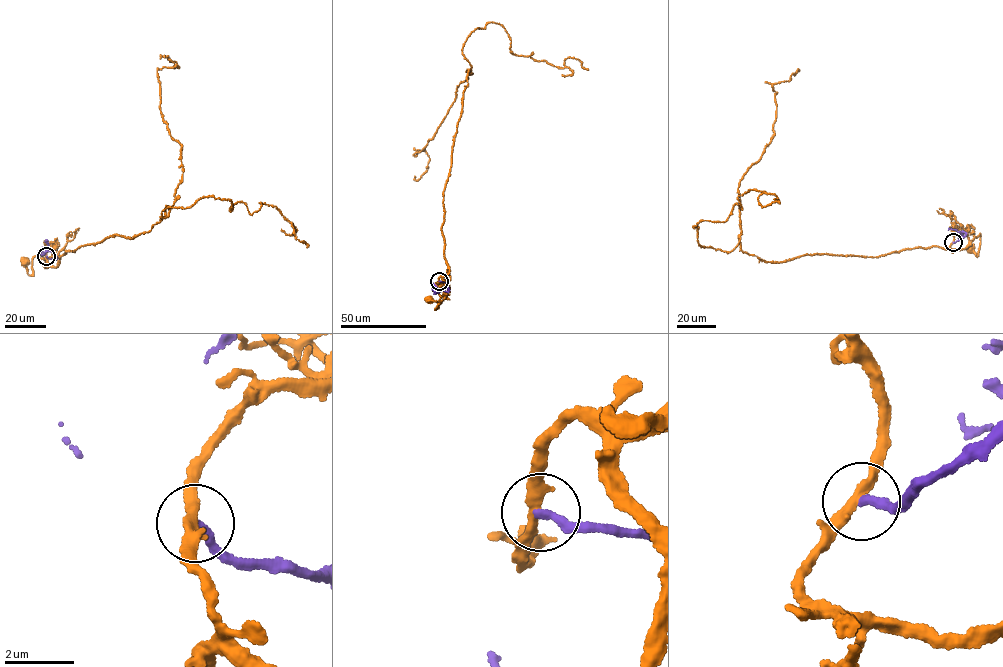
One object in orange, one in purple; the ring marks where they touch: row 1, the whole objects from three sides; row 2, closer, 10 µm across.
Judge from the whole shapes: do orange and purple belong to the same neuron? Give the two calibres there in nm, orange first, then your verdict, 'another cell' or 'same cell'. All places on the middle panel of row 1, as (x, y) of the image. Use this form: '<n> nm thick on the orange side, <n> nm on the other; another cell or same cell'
300 nm thick on the orange side, 260 nm on the other; another cell

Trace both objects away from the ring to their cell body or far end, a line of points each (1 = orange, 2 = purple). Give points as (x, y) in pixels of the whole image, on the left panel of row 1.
1: (46, 256), (46, 268), (45, 260), (37, 256), (32, 259), (30, 276), (25, 261)
2: (46, 257), (56, 258), (53, 252), (46, 250), (45, 241)

